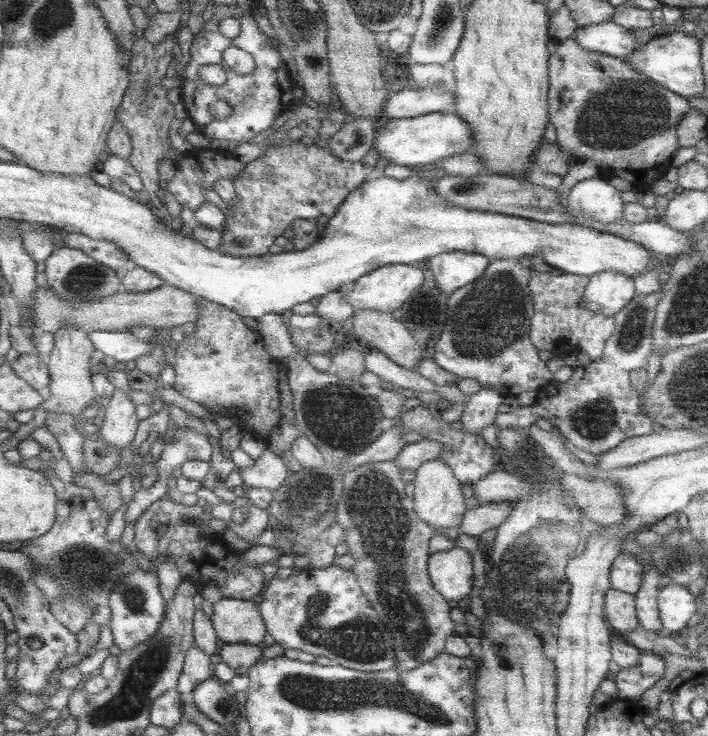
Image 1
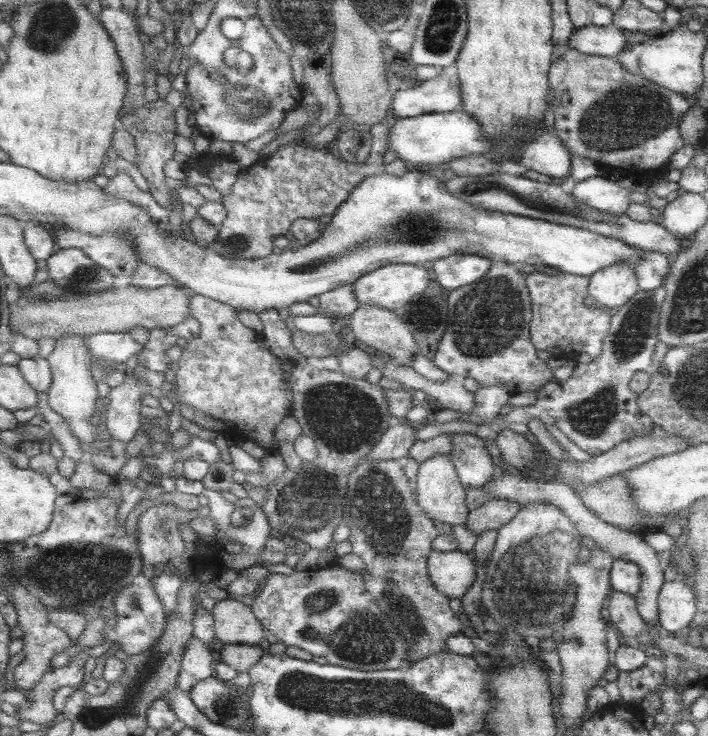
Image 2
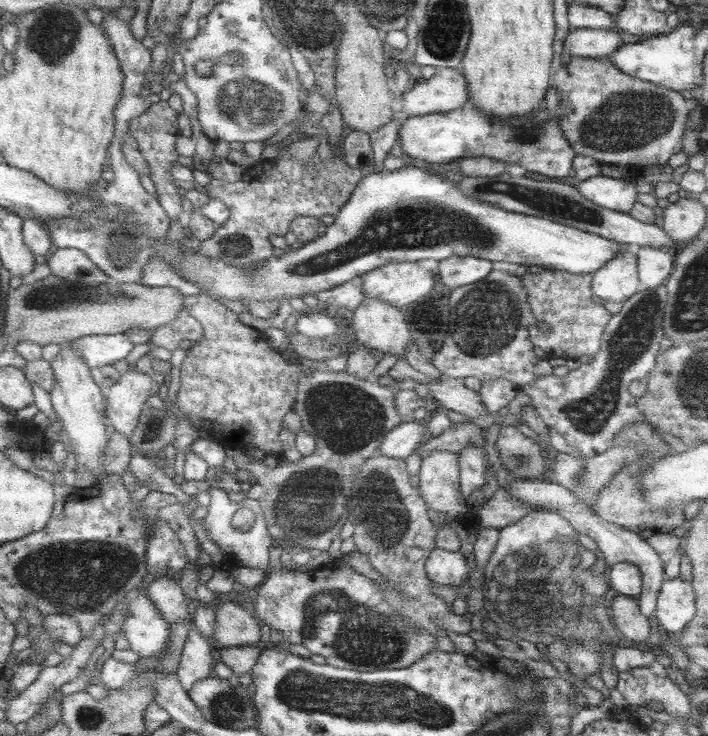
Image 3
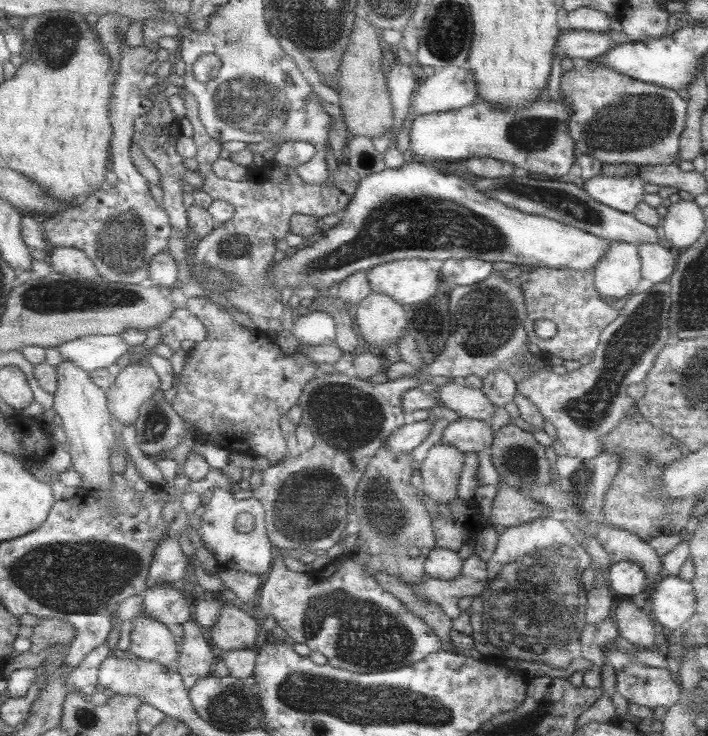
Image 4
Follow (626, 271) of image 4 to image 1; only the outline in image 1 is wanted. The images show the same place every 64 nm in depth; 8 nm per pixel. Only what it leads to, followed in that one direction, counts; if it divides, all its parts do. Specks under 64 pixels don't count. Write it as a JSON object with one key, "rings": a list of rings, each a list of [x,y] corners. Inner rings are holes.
{"rings":[[[613,270],[593,274],[585,286],[583,304],[599,310],[605,318],[611,318],[635,296],[633,280],[635,278]]]}

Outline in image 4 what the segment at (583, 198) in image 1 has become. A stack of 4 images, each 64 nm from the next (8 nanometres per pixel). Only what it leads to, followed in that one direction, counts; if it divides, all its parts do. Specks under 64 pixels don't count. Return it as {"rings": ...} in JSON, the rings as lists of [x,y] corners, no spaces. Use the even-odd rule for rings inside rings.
{"rings":[[[639,174],[635,176],[623,176],[623,178],[609,178],[609,176],[597,176],[591,178],[583,184],[583,190],[587,192],[587,196],[591,196],[595,202],[631,214],[633,208],[643,200],[645,190],[643,190],[645,182]]]}

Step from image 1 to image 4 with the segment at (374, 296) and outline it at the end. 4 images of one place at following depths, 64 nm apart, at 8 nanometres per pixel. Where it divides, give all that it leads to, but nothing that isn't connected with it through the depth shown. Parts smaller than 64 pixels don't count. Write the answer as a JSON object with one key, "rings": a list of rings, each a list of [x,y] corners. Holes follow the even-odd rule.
{"rings":[[[405,258],[405,260],[381,264],[369,272],[371,290],[377,294],[391,296],[393,300],[401,302],[401,306],[419,304],[437,294],[439,282],[443,280],[443,274],[439,272],[441,268],[443,268],[443,260],[425,260],[425,258]]]}

